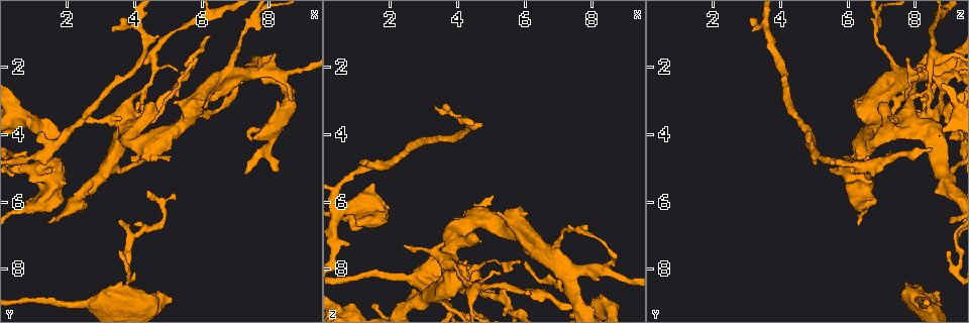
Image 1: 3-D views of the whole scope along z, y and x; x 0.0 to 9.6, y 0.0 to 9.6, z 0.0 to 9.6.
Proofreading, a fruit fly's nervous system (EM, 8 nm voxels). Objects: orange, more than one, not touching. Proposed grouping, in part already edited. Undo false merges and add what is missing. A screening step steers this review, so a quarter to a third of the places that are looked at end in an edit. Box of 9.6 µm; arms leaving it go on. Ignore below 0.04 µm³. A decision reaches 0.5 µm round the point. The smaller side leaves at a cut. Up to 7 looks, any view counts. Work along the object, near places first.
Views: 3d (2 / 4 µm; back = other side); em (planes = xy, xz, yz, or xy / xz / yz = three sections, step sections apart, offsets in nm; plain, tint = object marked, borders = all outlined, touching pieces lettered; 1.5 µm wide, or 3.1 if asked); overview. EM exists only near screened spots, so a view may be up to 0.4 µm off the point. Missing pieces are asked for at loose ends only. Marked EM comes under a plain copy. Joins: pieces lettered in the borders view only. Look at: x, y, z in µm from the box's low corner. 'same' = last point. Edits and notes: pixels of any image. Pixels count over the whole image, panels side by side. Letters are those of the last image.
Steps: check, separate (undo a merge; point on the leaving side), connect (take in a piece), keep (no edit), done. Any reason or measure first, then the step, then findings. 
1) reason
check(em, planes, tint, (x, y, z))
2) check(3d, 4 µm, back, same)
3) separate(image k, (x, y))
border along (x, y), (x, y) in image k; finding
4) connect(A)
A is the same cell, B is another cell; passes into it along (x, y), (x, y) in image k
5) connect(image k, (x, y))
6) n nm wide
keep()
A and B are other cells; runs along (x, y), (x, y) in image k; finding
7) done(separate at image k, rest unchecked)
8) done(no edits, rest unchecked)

calibre changes
check(3d, 4 µm, (2.30, 9.00, 8.25))

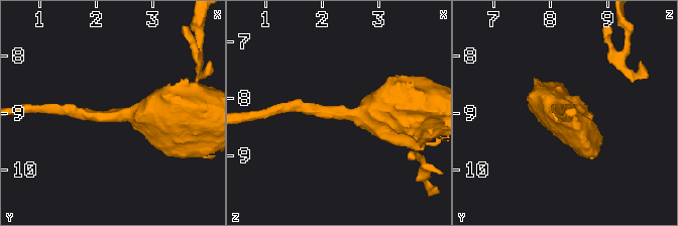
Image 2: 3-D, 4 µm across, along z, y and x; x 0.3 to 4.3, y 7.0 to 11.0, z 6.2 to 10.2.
check(em, yz, step 4, tint, (2.35, 9.05, 8.25))

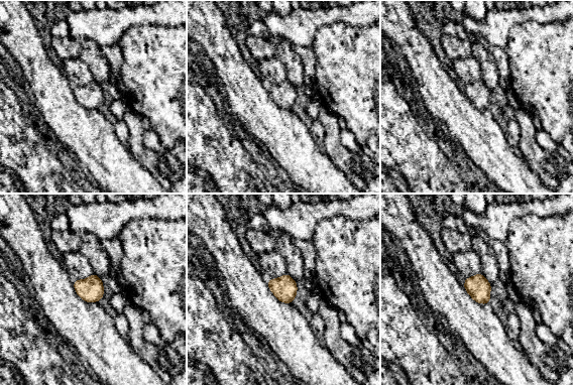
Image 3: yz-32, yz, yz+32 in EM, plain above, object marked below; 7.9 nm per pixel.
see the neighbours
check(em, yz, step 4, borders, same)

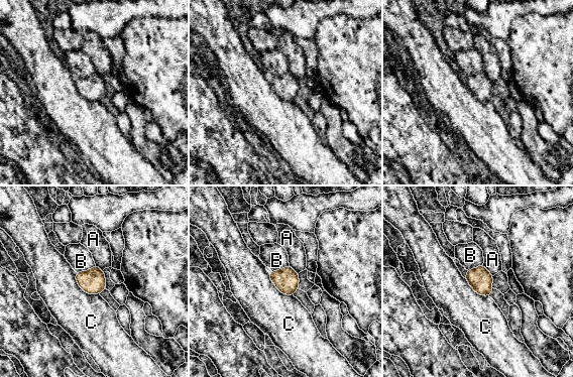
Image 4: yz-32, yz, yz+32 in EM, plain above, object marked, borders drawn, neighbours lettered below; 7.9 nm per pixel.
keep()
A, B and C are other cells; border along (95, 264), (88, 270), (76, 272) in image 4; all the same neuron

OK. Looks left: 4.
thin end
check(em, yz, step 8, tint, (2.45, 3.60, 7.30))

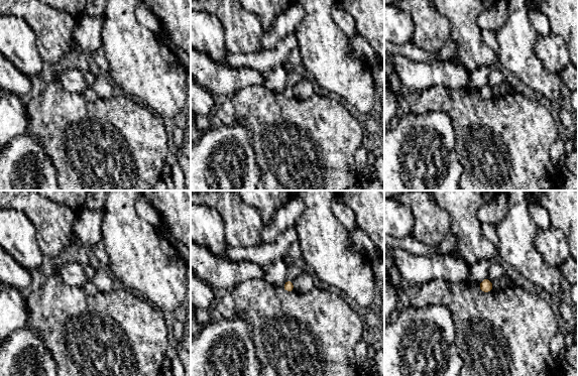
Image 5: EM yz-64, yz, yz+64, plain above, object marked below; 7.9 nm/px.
check(em, planes, borders, same)

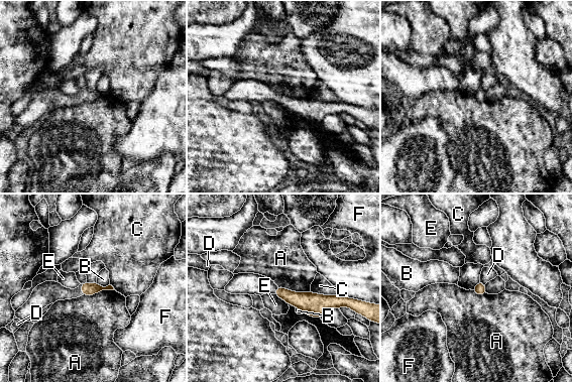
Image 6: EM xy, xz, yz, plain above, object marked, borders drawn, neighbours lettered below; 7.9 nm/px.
keep()
A, B, C, D, E and F are other cells; runs along (278, 291), (304, 301), (343, 301) in image 6; none of them fits

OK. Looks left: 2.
branch stops here
check(em, xy, step 8, borders, (8.20, 1.60, 8.35))

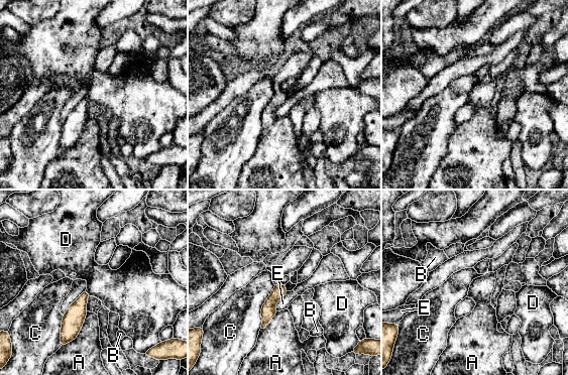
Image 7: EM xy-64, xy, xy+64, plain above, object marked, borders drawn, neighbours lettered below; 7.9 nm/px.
keep()
A, B, C, D and E are other cells; border along (88, 311), (78, 335), (61, 347) in image 7; no lettered piece goes on from it

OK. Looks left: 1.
done(no edits, rest unchecked)

